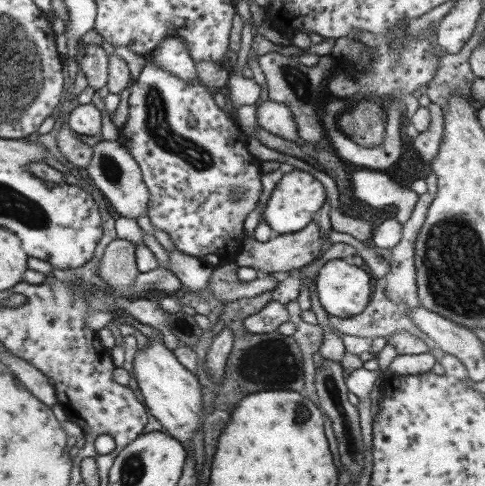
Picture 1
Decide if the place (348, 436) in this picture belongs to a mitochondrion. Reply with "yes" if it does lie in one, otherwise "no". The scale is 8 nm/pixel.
yes

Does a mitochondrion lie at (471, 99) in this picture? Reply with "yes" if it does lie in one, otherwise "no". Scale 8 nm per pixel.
no

